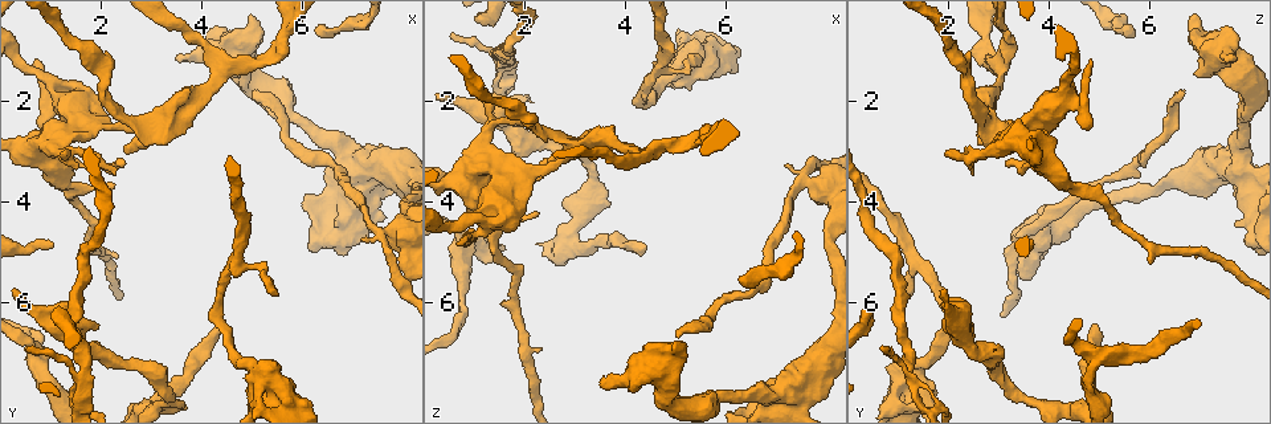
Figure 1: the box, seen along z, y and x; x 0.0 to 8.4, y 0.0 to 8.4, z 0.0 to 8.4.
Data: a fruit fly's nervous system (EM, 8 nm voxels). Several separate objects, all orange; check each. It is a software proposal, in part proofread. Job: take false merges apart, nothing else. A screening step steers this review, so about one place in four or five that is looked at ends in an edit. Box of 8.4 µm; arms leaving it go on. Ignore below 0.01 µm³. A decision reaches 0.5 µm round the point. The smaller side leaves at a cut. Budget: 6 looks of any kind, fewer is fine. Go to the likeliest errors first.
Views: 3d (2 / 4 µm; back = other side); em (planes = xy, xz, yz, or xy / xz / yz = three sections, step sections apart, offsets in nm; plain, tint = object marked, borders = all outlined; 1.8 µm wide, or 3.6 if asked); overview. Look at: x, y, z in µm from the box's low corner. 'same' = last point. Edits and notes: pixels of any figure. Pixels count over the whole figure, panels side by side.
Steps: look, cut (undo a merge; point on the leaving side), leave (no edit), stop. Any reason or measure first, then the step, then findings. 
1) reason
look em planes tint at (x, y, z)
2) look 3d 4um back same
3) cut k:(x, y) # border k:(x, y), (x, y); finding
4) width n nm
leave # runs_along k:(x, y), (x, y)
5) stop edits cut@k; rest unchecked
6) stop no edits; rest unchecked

abrupt turn
look 3d 2um back at (1.70, 7.40, 1.20)

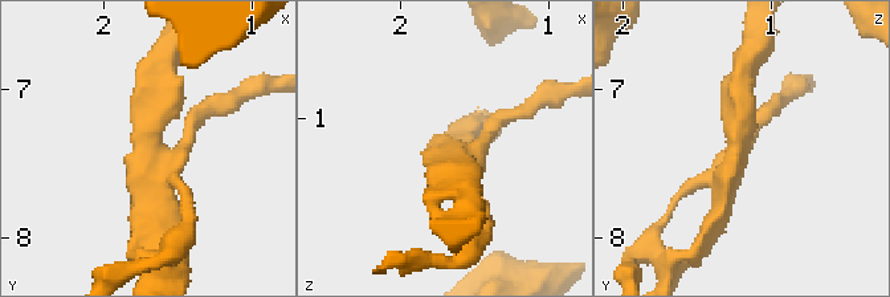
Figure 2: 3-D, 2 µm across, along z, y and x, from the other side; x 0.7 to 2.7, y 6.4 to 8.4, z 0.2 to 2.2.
need the tissue
look em planes tint at (1.70, 7.38, 1.24)

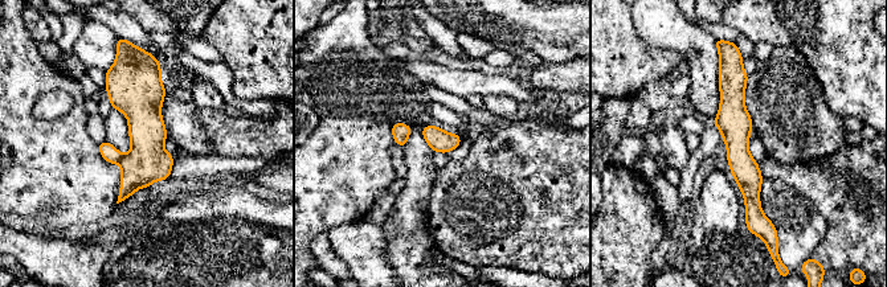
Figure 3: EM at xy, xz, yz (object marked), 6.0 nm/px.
cut 3:(109, 152) # two cells meet here

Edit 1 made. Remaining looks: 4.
see it whole again
look overview

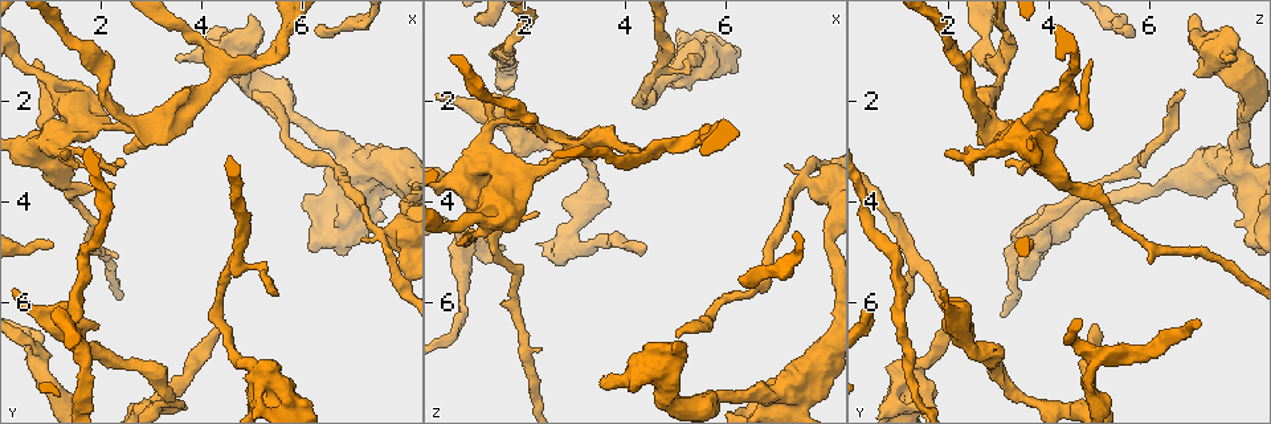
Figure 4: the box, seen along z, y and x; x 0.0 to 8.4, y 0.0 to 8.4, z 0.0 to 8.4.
calibre changes
look em 3.6um xz step 8 tint at (6.90, 3.20, 7.80)

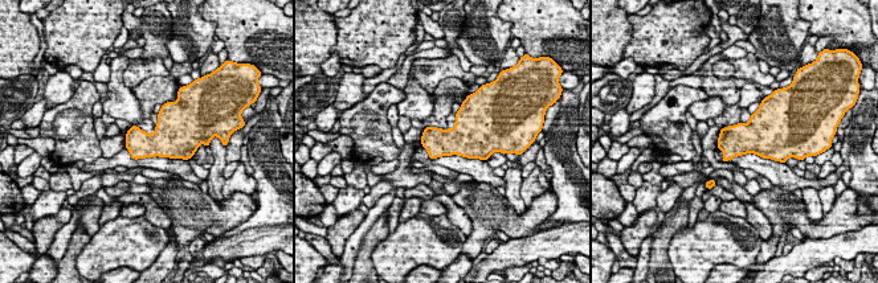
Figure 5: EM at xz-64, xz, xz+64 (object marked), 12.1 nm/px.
cut it another way
look em 3.6um planes tint same

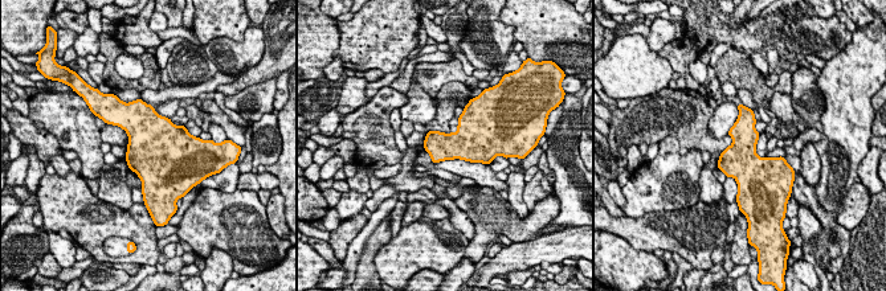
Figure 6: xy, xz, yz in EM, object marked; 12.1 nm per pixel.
width 340 nm
leave # all the same cell

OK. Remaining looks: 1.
sudden change in width
look em 3.6um planes tint at (7.90, 4.60, 3.70)

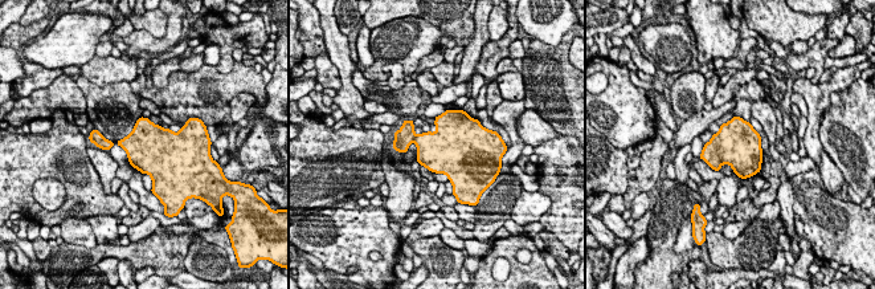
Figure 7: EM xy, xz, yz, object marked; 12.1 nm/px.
cut 7:(405, 135) # border 7:(416, 135), (412, 141); a second cell is stuck on

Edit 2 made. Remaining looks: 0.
stop edits cut@3, cut@7; rest unchecked

